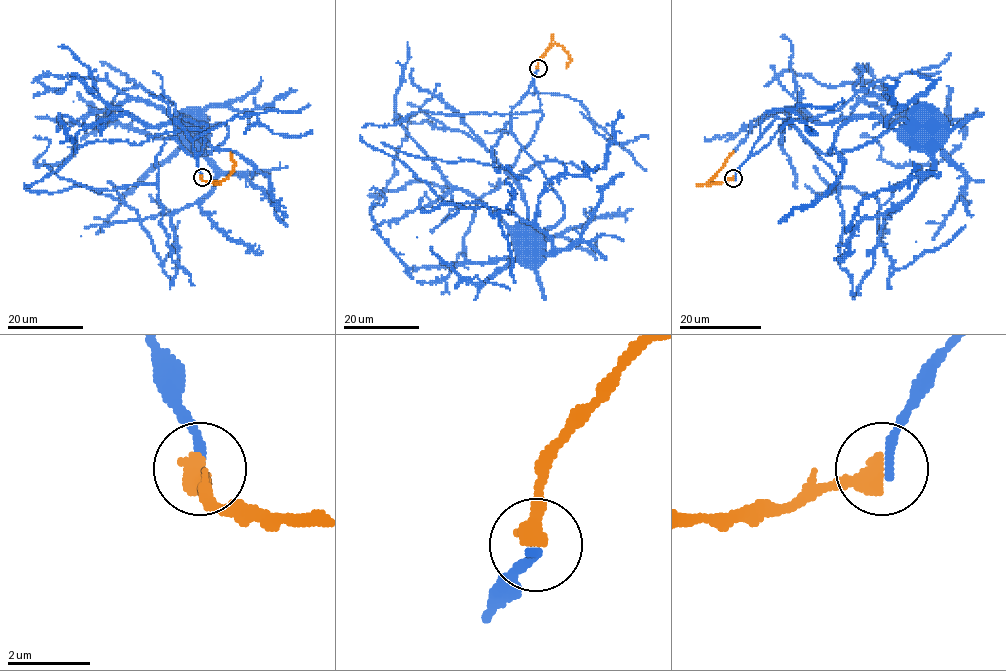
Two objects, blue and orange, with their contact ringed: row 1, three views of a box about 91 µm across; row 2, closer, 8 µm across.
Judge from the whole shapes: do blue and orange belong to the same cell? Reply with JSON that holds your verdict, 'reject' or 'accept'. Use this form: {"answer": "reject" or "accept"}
{"answer": "accept"}

